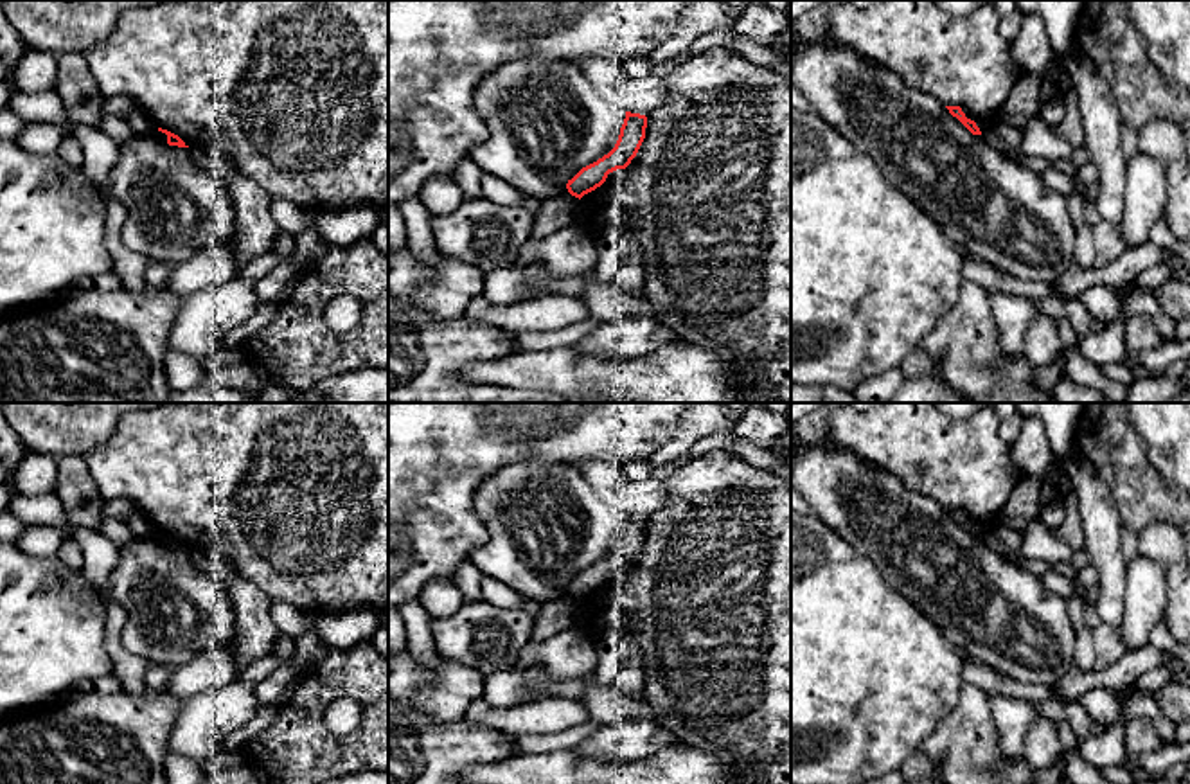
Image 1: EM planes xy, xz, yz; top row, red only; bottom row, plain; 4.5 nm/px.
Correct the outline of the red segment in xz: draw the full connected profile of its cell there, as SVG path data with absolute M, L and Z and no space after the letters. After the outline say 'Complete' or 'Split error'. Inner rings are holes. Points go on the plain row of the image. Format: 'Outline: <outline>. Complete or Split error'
Outline: M626 514L615 550L597 565L582 570L572 583L568 583L568 595L581 602L584 597L600 590L609 575L626 572L636 559L645 541L645 530L645 518Z. Complete

